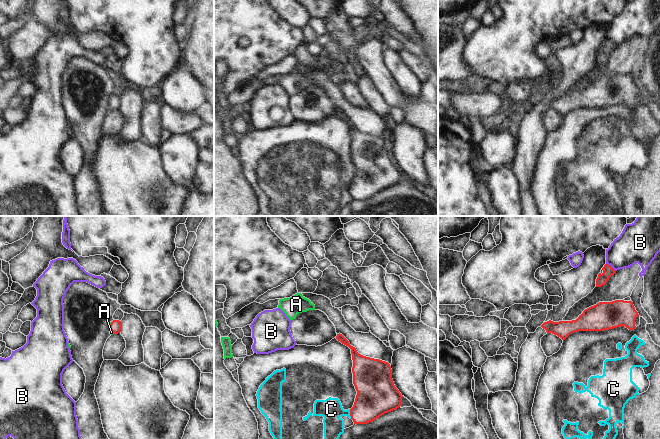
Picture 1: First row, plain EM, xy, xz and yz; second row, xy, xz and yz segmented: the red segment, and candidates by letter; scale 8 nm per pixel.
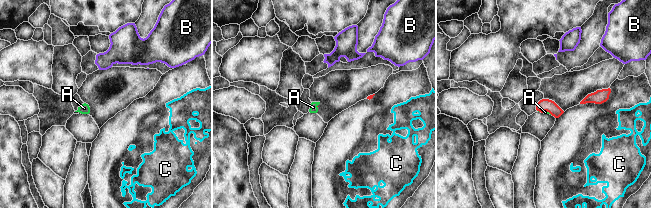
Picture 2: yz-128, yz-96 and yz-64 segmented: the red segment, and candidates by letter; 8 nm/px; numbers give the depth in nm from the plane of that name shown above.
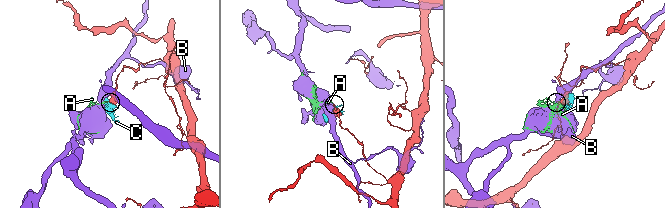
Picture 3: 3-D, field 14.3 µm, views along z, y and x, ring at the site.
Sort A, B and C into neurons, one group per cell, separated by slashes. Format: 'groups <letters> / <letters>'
groups A / B / C

